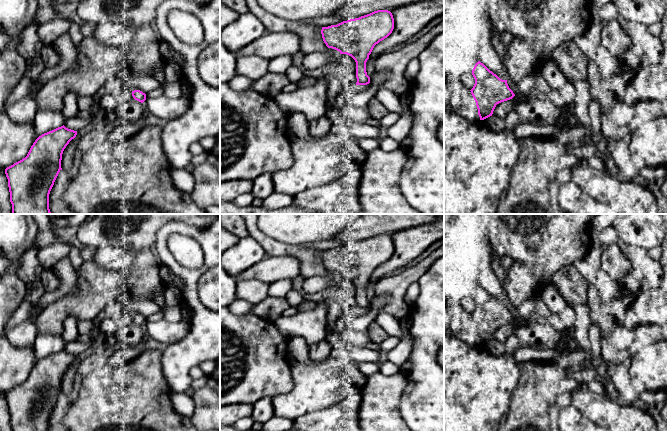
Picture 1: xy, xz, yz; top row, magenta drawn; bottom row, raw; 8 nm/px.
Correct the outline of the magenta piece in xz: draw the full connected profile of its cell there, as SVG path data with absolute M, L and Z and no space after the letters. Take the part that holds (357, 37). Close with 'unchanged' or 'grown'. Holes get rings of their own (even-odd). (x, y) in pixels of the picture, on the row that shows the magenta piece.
M377 10L337 25L322 27L321 34L328 48L351 56L356 62L356 92L370 87L366 62L374 46L387 38L394 29L394 18L388 10Z; grown

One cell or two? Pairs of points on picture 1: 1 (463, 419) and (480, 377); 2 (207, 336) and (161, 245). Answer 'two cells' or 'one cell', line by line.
1: one cell
2: one cell

